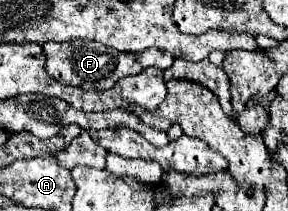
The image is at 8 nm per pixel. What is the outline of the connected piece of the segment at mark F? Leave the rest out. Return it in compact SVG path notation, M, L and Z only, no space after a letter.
M80 39L64 41L64 43L44 43L42 47L46 53L46 71L50 77L54 77L58 83L92 89L92 91L110 89L118 79L128 77L128 75L138 75L140 71L148 67L168 69L174 63L174 57L168 55L168 51L148 49L136 55L128 55L128 53L120 53L116 49L104 47L96 41L80 41Z

